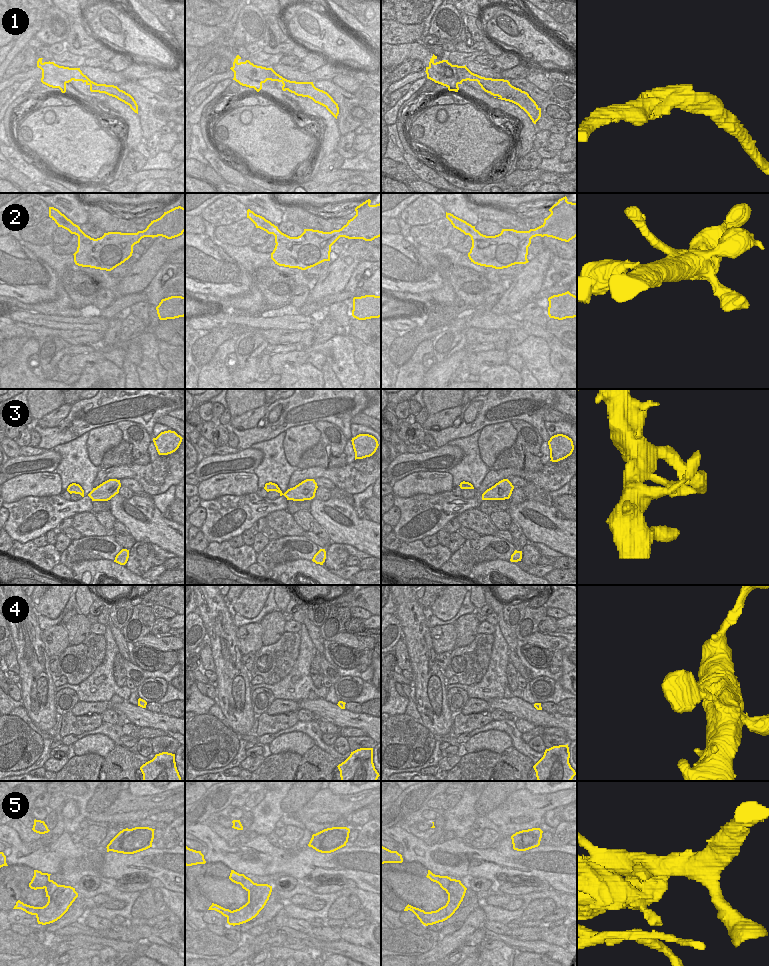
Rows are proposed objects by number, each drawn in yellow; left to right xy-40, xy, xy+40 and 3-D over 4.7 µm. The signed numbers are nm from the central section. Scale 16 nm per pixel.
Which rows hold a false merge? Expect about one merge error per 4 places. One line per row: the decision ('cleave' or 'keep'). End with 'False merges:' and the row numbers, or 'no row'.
1: keep
2: keep
3: keep
4: keep
5: cleave
False merges: 5

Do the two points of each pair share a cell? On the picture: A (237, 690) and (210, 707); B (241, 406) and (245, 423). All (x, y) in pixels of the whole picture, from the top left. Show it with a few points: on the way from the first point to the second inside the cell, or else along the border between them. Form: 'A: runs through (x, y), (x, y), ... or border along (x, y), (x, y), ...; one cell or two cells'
A: border along (213, 700), (229, 723); two cells
B: border along (265, 404), (231, 418); two cells

